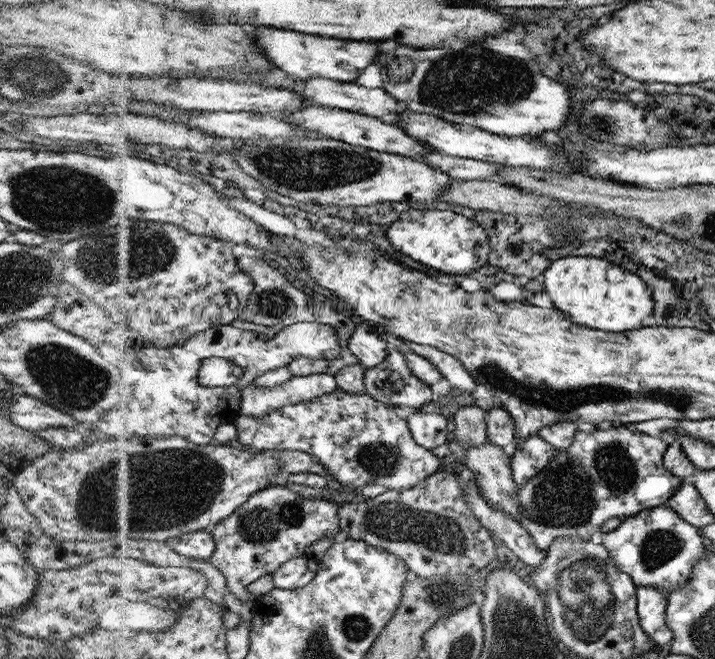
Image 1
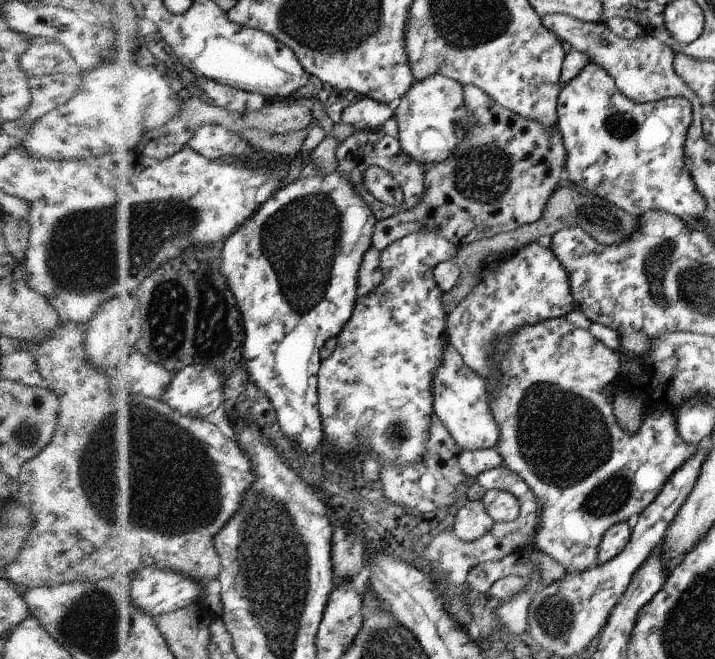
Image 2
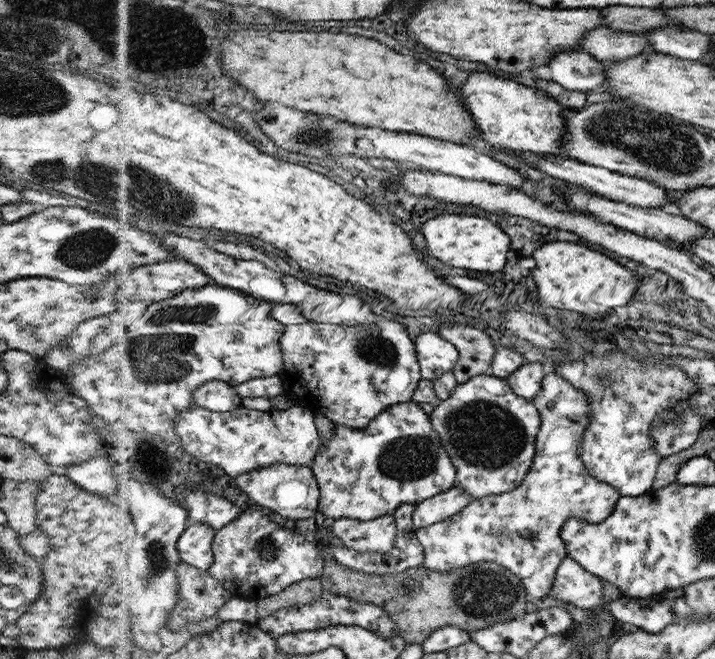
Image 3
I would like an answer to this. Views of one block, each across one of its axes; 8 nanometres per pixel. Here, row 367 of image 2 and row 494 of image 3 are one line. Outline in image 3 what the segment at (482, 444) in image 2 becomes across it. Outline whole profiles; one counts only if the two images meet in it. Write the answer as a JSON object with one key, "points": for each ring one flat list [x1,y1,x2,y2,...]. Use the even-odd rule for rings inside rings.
{"points":[[455,483,439,495,431,496,414,505,412,526,417,529,441,522,459,512,471,501,471,496]]}

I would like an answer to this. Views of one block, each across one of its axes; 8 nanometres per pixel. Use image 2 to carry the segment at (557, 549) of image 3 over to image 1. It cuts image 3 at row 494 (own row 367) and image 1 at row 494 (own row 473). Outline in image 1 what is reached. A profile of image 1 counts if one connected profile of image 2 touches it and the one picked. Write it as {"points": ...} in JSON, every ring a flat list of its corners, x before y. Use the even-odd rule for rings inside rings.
{"points":[[609,425,591,432,577,431,572,444,566,450,555,450,547,467,533,475,515,491,515,500,520,505,516,518,521,528,531,536,533,544,547,551,549,544,557,538,573,538,588,542,591,534,599,532,603,522,609,518,625,518,639,511,665,505,687,478,670,473,663,465,663,457,670,444,669,436,660,433,650,436,635,433,625,426]]}

